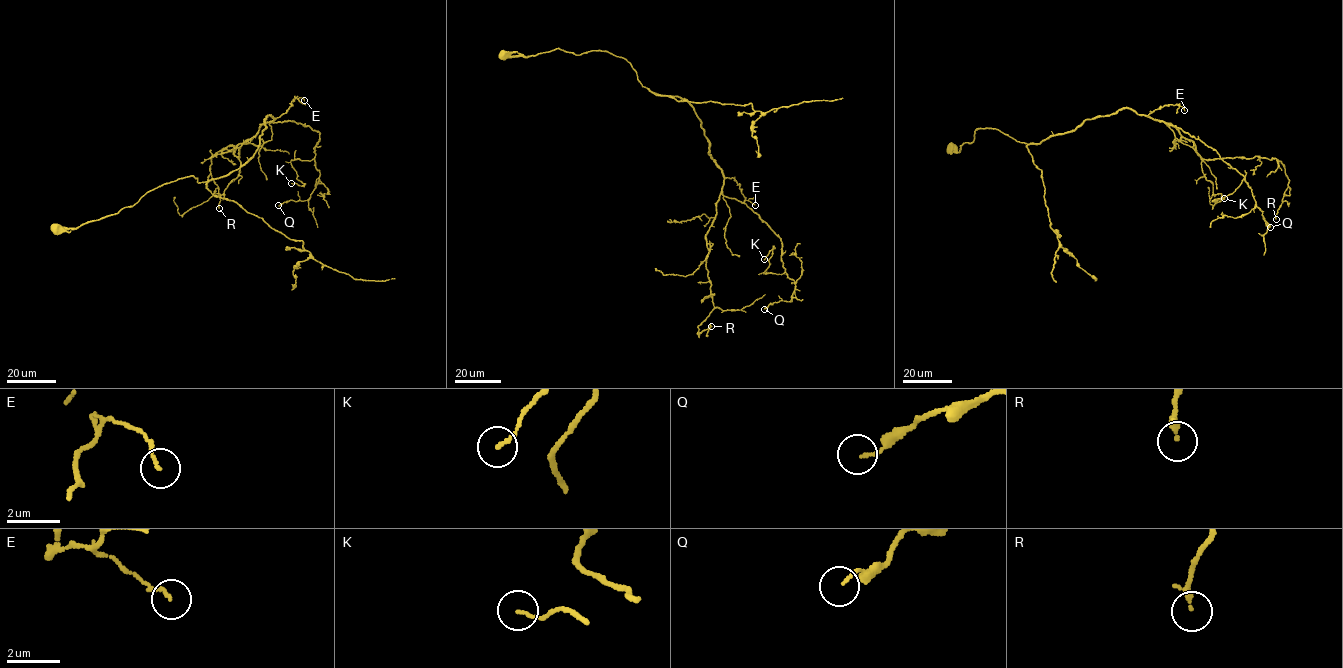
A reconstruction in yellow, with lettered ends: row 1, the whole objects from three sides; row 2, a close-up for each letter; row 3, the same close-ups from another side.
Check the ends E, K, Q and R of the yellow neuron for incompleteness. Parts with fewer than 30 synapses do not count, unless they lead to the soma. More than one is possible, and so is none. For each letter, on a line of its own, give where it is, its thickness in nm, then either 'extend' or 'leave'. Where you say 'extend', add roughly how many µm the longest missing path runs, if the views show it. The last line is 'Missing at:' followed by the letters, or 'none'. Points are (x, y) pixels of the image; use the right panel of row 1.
E: (1184, 110) | 120 nm | leave
K: (1224, 198) | 110 nm | leave
Q: (1270, 227) | 100 nm | leave
R: (1276, 219) | 200 nm | leave
Missing at: none

